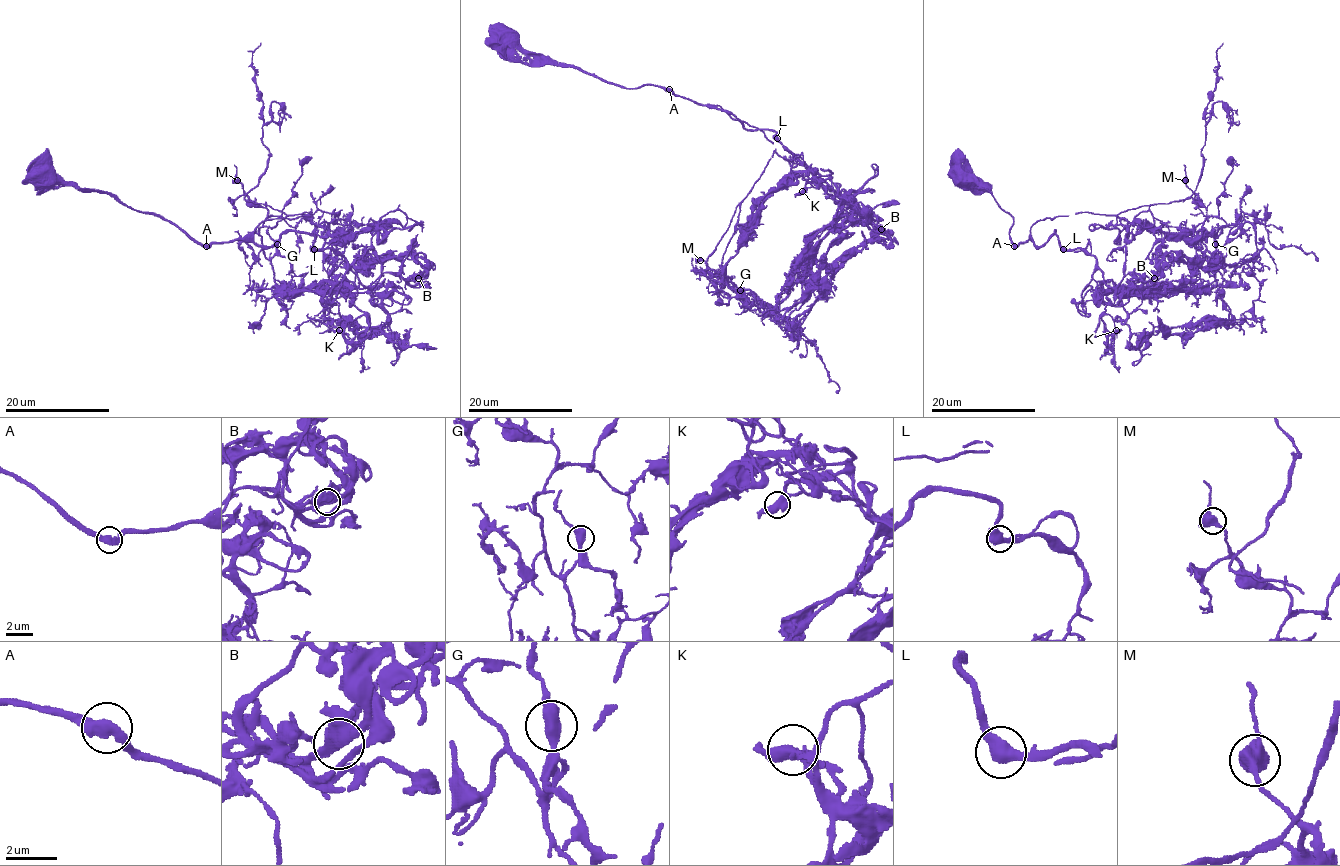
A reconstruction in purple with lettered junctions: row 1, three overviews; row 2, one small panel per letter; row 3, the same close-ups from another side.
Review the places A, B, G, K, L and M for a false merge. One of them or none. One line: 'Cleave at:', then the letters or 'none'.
Cleave at: none

